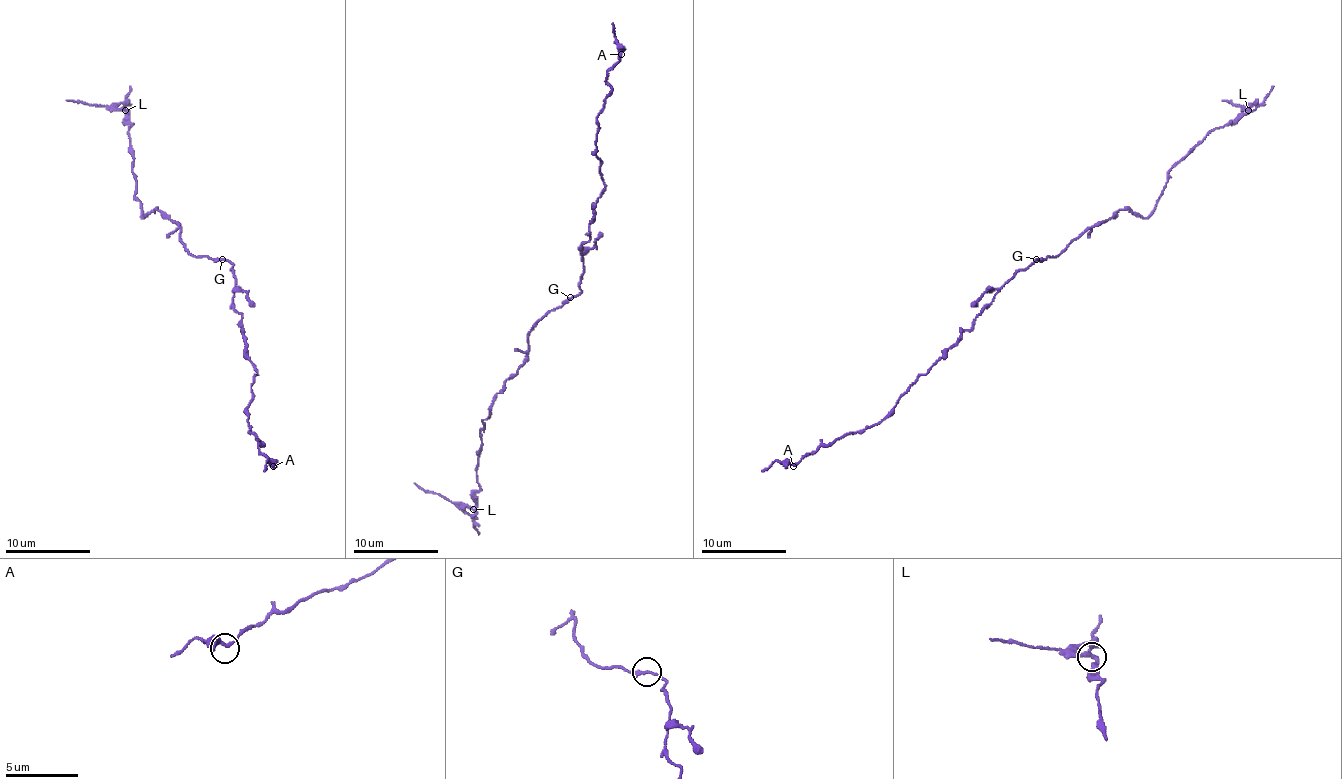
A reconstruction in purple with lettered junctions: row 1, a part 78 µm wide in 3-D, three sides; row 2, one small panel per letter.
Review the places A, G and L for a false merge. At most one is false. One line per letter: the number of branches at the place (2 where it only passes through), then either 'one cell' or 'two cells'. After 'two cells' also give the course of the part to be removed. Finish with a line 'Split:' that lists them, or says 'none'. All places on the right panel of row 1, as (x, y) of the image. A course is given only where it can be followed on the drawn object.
A: branches 3; one cell
G: branches 2; one cell
L: branches 3; two cells; course (1248, 111), (1222, 100)
Split: L

